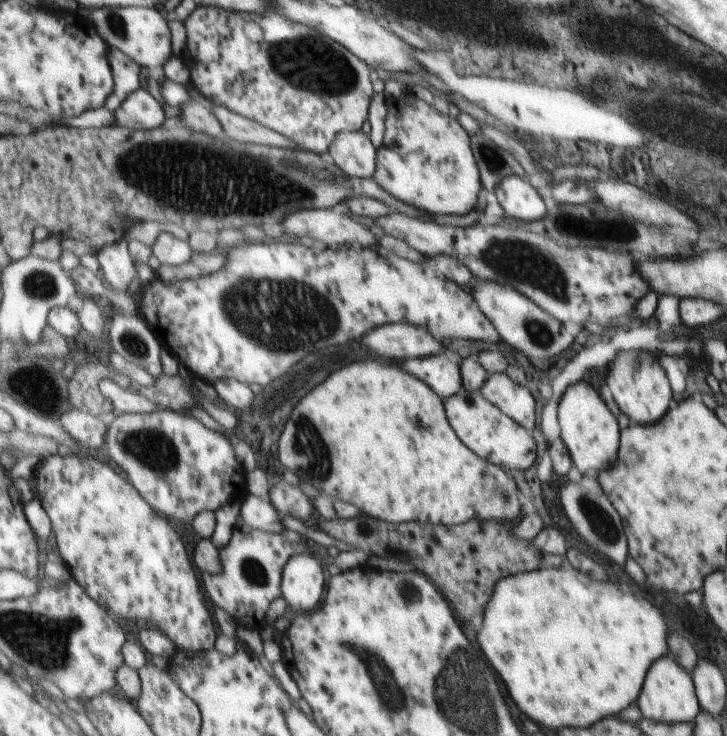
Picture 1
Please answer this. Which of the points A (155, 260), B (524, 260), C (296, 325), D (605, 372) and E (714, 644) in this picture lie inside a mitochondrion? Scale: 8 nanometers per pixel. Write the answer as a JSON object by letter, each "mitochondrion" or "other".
{"A":"other","B":"mitochondrion","C":"mitochondrion","D":"other","E":"other"}

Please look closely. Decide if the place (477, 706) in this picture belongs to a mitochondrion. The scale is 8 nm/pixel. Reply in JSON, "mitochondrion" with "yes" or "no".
{"mitochondrion":"yes"}

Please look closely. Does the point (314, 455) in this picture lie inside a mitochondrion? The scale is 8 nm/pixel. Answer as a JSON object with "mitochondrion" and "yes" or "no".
{"mitochondrion":"yes"}

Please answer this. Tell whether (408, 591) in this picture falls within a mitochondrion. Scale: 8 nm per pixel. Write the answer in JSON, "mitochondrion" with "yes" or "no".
{"mitochondrion":"no"}

